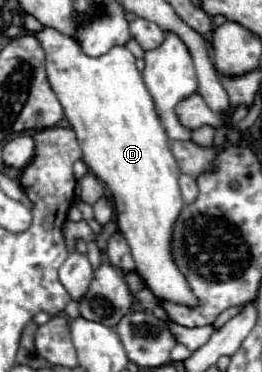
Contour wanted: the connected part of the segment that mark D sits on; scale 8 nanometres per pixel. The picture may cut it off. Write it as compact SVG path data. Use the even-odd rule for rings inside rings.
M44 28L36 34L36 38L42 42L46 50L46 74L50 80L52 90L56 92L60 104L64 106L66 118L78 138L78 144L84 154L84 162L90 168L90 172L100 178L108 190L112 192L114 208L116 208L116 222L118 232L126 238L136 270L150 288L150 292L158 300L176 302L188 308L198 306L198 298L190 290L186 276L178 270L174 256L172 256L172 238L174 238L174 222L178 220L178 214L182 212L184 200L178 186L178 164L170 150L170 140L166 136L164 126L160 124L160 118L154 110L154 102L150 98L150 92L144 86L142 74L136 68L136 58L126 46L114 46L110 52L106 52L100 58L90 58L82 52L80 44L64 34L60 34L54 28Z

